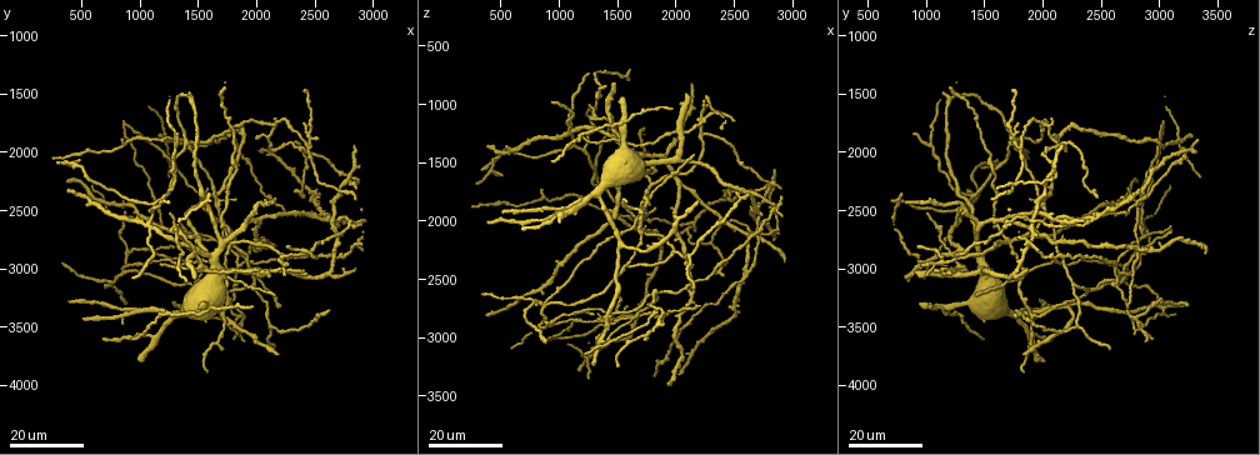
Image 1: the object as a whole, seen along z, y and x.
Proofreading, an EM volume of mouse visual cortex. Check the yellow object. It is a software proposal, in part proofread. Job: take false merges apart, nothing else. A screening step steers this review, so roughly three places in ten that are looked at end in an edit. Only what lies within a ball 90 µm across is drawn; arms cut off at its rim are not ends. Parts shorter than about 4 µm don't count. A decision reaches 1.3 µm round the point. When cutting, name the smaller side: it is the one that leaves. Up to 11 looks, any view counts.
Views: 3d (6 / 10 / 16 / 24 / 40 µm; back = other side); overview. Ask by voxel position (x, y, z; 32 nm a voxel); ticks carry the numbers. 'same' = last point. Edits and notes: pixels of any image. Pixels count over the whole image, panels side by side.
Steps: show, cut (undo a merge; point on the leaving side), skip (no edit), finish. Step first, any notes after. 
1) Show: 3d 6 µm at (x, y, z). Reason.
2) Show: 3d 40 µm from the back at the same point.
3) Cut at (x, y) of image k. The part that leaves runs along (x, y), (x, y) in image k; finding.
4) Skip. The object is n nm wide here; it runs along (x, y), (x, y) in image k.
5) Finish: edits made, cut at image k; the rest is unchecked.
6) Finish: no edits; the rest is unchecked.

Show: 3d 24 µm at (2620, 3040, 1760). Three-way junction.

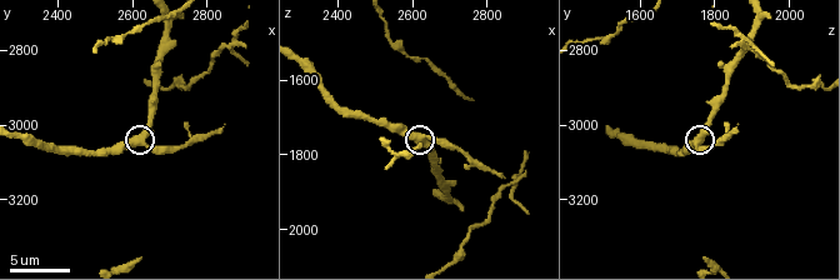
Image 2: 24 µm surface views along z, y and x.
Show: 3d 6 µm at (2630, 3040, 1760). Zoom in.

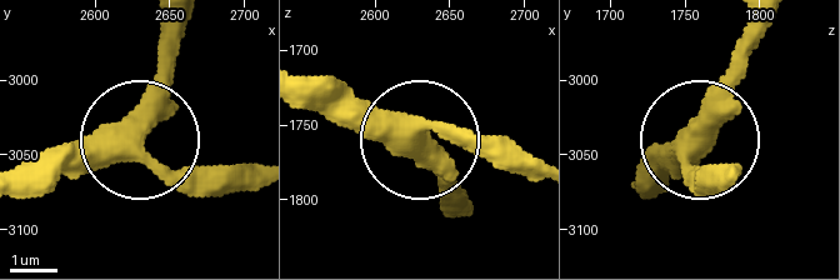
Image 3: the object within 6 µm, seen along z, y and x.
Skip. The object is 420 nm wide here; it runs along (306, 74), (330, 78), (401, 134), (533, 154) in image 3; one neuron here.

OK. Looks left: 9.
Show: 3d 24 µm at (2620, 2580, 2140).

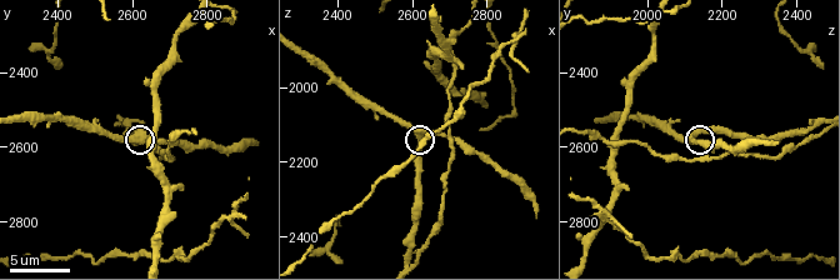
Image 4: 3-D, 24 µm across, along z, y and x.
Show: 3d 10 µm at (2620, 2550, 2130). Zoom in.

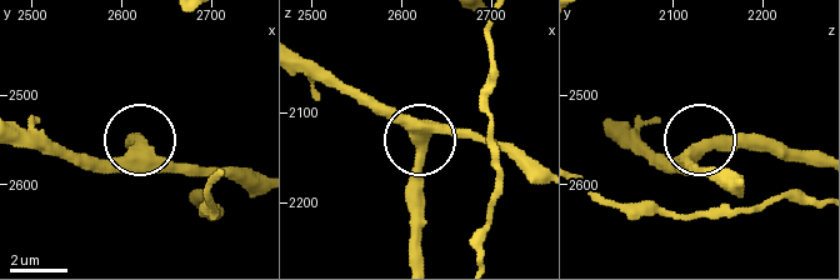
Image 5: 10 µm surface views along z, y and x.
Show: 3d 6 µm at (2620, 2560, 2130).

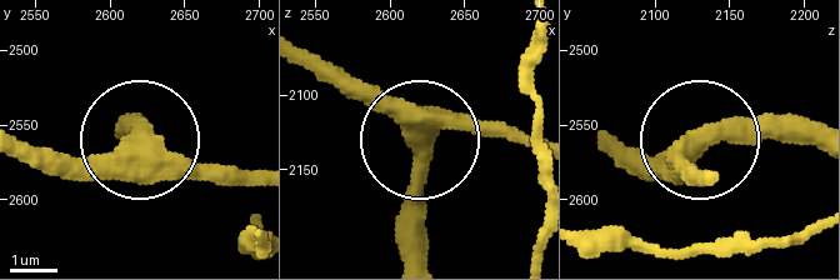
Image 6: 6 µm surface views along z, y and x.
Skip. It runs along (309, 51), (416, 139), (520, 130) in image 6; continuous, no second neuron.

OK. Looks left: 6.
Show: 3d 24 µm at (2600, 2540, 2500). Three arms meet.

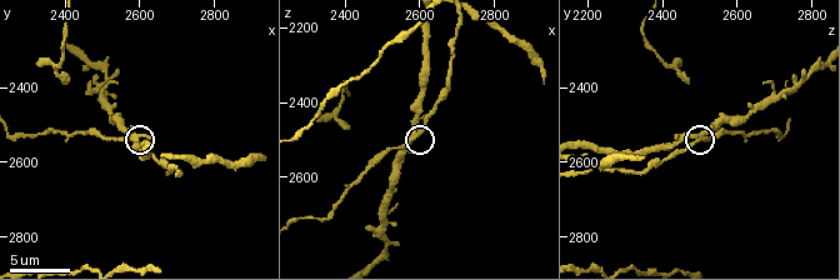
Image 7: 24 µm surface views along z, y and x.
Show: 3d 10 µm at (2580, 2540, 2490). Zoom in.

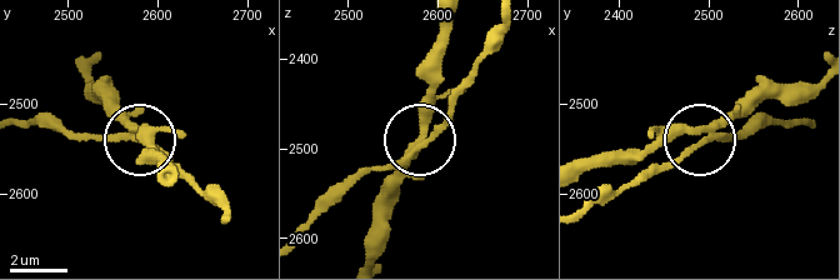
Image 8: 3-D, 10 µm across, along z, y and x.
Skip. The side arm is 49 µm long; it runs along (586, 169), (636, 160), (686, 136), (715, 143), (749, 136) in image 8; all the same neuron.

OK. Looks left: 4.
Show: 3d 24 µm at (2140, 1800, 2040).

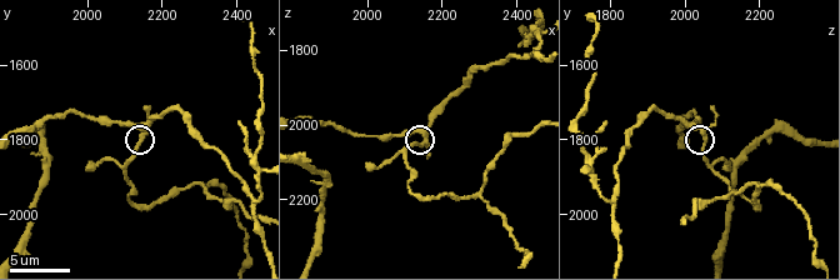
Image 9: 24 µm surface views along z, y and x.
Show: 3d 6 µm at (2140, 1790, 2050). Zoom in.

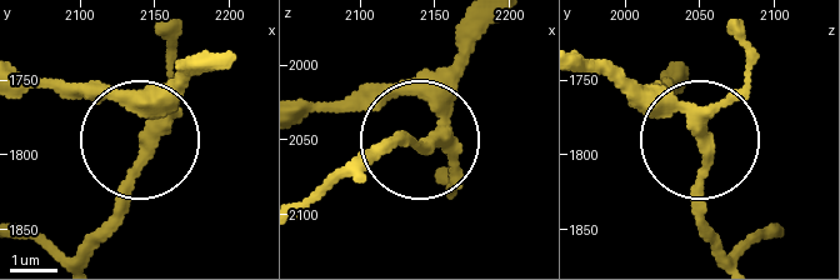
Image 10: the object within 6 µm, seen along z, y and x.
Skip. 3 arms meet here; all the same neuron.

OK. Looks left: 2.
Show: 3d 16 µm at (1640, 2740, 2860). Two arms in line, one across.

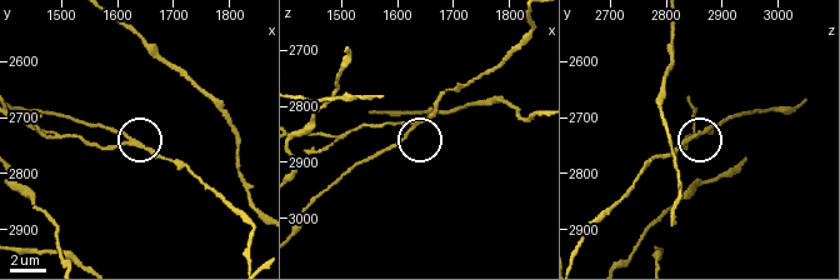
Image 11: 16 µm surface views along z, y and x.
Show: 3d 10 µm at (1630, 2745, 2830). Zoom in.

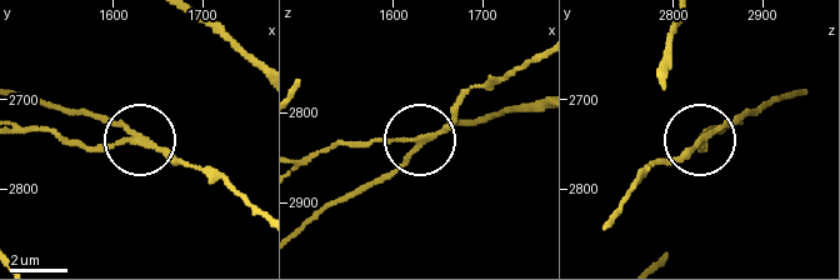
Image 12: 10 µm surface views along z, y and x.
Cut at (116, 126) of image 12. 3 arms meet here; two neurons meet here.

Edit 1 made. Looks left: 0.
Finish: edits made, cut at image 12; the rest is unchecked.

